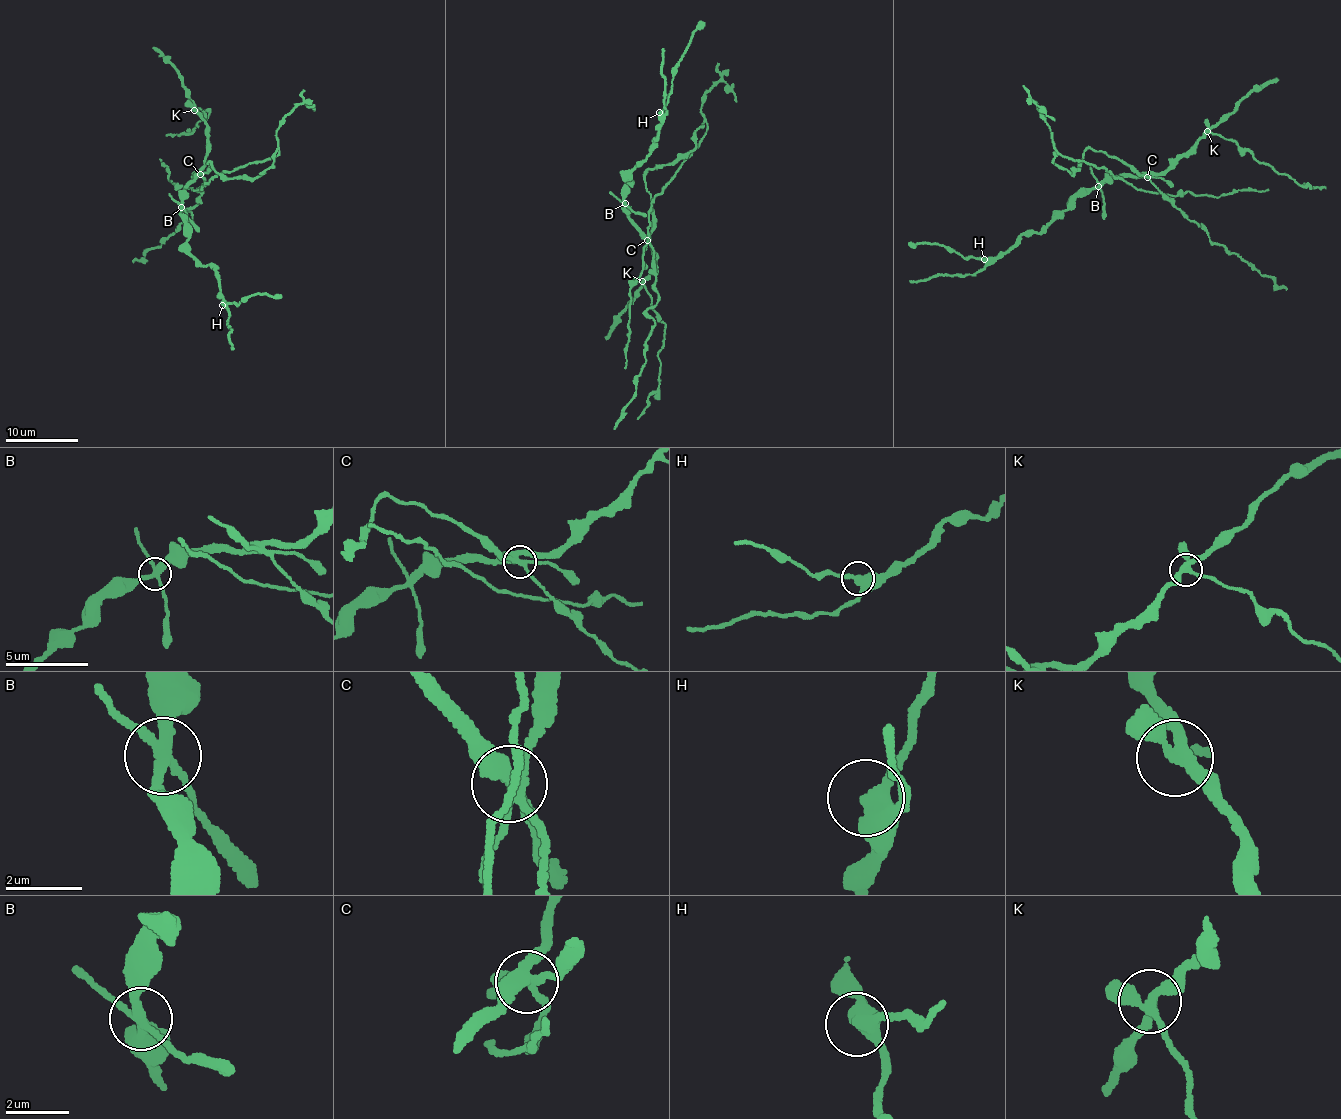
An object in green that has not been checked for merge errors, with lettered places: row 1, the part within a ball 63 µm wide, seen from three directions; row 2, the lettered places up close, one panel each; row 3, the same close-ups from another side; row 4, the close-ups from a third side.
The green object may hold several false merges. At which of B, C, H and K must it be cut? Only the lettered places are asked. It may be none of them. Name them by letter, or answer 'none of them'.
C, K

